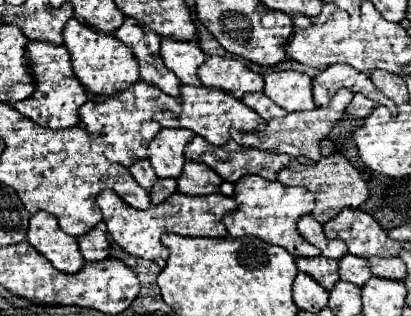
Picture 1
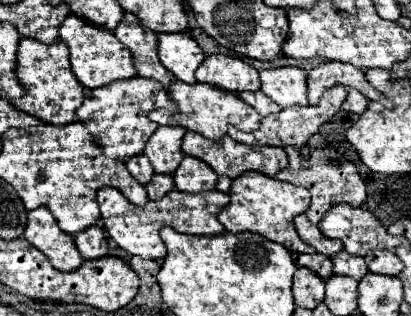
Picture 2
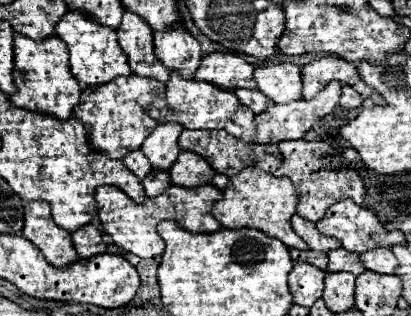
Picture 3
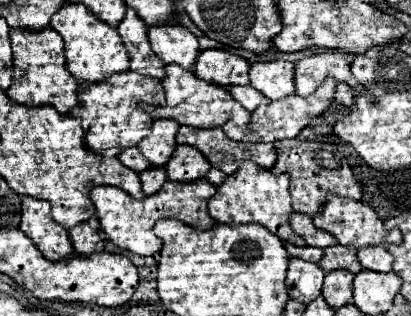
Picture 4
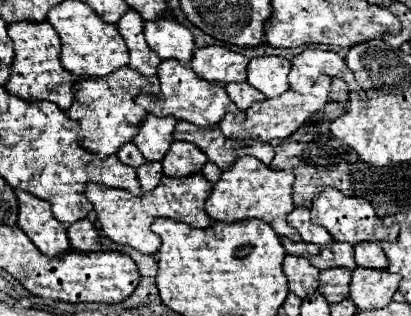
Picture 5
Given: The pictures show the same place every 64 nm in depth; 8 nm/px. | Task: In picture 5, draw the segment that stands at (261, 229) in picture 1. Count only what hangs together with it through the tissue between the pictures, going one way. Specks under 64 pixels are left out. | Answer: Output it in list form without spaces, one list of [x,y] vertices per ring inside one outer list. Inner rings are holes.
[[[242,156],[228,170],[220,174],[218,182],[214,182],[212,192],[206,200],[206,214],[222,222],[258,218],[270,224],[278,236],[286,236],[298,242],[300,234],[296,232],[296,228],[292,228],[286,222],[286,216],[294,210],[292,186],[294,186],[294,176],[290,172],[272,170],[266,164],[260,164],[260,160],[256,160],[254,156]]]

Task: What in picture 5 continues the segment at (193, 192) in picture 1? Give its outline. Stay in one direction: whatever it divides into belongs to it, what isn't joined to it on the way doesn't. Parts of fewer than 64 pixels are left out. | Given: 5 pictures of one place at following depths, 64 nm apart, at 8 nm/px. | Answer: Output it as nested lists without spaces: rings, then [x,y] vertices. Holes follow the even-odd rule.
[[[172,142],[172,148],[166,152],[162,160],[162,168],[166,176],[190,176],[202,170],[202,164],[208,158],[200,148],[190,142]]]

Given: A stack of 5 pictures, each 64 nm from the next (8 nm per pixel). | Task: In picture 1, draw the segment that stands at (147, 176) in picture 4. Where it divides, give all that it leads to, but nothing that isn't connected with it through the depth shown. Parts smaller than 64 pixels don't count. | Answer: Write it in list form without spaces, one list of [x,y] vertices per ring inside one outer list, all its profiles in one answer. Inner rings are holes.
[[[158,178],[156,184],[154,184],[152,190],[150,190],[152,204],[164,202],[172,192],[176,192],[176,180],[174,180],[174,178]]]

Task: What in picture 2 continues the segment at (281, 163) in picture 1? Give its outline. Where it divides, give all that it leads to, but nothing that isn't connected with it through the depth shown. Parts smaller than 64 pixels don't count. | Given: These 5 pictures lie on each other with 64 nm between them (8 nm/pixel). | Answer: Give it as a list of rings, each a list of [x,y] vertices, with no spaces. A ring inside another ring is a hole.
[[[186,132],[184,140],[182,140],[182,152],[204,160],[208,166],[214,168],[214,172],[218,176],[228,176],[228,178],[236,178],[248,170],[256,170],[256,172],[264,172],[268,176],[274,176],[278,170],[284,168],[284,164],[288,164],[286,152],[282,148],[264,148],[264,146],[256,148],[256,146],[240,144],[240,142],[232,140],[228,134],[220,140],[208,140],[208,138],[200,136],[198,132]]]

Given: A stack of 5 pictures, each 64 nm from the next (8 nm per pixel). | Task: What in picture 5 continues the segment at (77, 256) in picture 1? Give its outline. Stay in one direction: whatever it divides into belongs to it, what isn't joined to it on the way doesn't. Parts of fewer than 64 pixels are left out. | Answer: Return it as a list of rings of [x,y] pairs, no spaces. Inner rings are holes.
[[[16,190],[18,198],[18,226],[46,256],[58,256],[70,250],[66,224],[60,224],[46,200]]]

